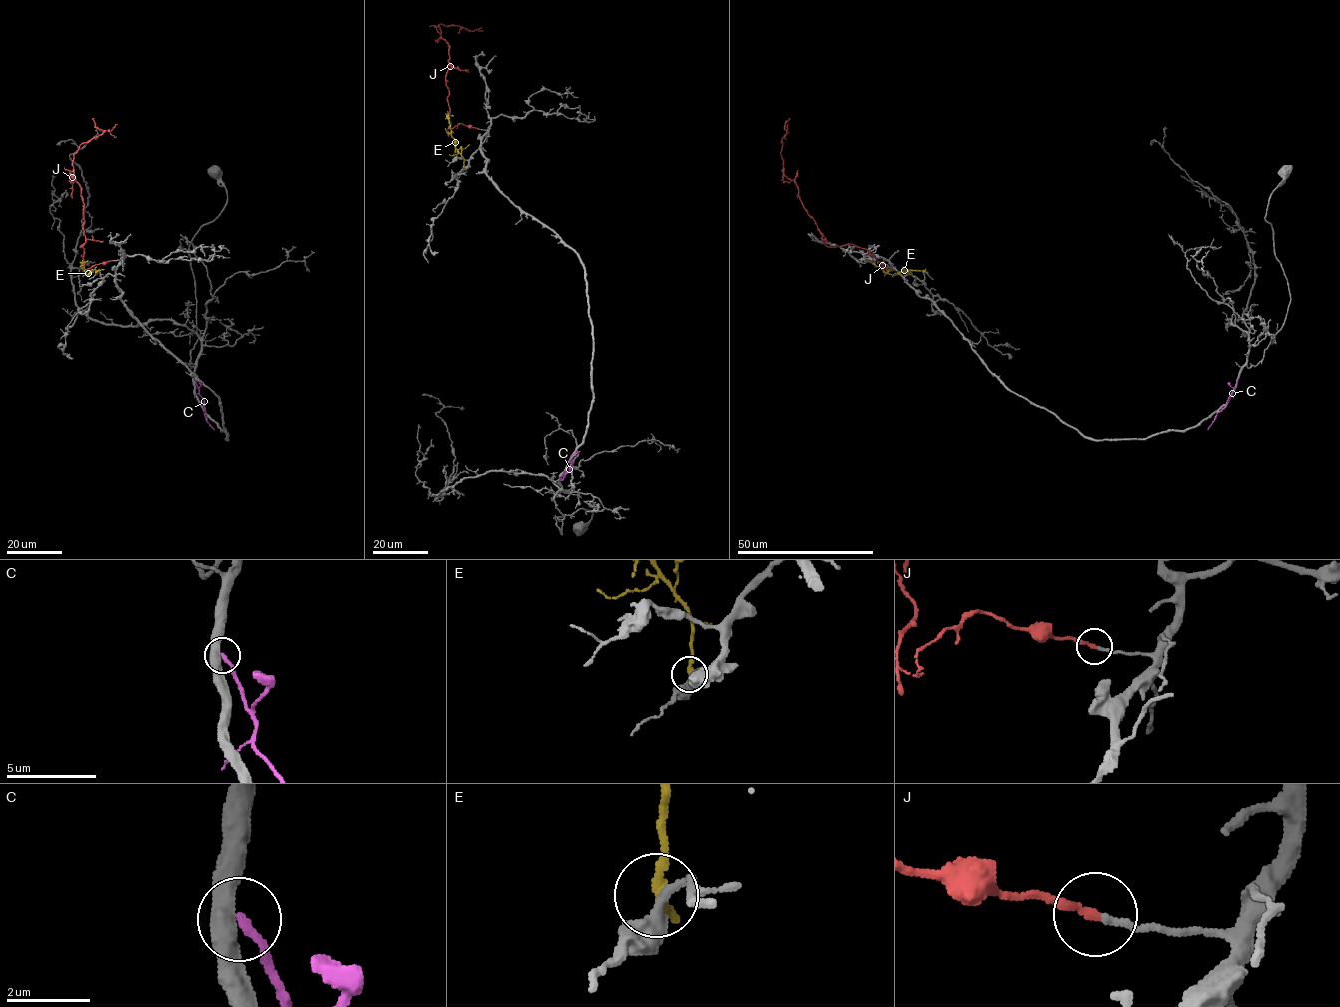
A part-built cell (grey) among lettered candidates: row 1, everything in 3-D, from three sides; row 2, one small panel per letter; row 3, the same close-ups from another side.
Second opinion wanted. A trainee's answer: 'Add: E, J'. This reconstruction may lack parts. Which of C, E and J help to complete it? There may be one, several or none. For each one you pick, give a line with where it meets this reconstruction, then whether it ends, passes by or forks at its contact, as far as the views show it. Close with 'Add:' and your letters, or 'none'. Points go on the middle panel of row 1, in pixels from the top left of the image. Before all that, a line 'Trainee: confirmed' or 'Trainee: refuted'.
Trainee: refuted
J: Touches grey at (478, 128). It ends there
Add: J

